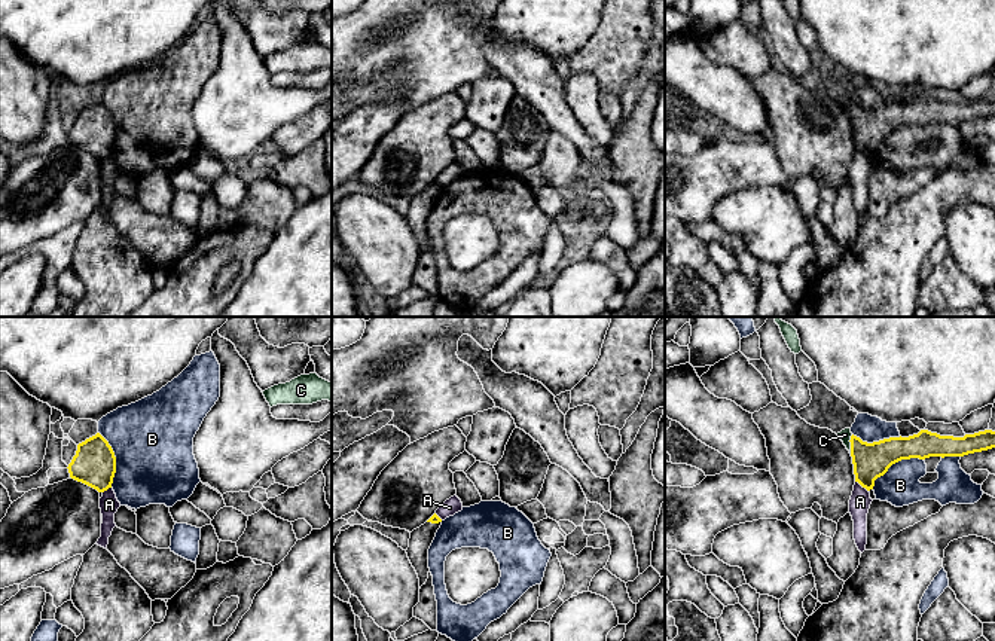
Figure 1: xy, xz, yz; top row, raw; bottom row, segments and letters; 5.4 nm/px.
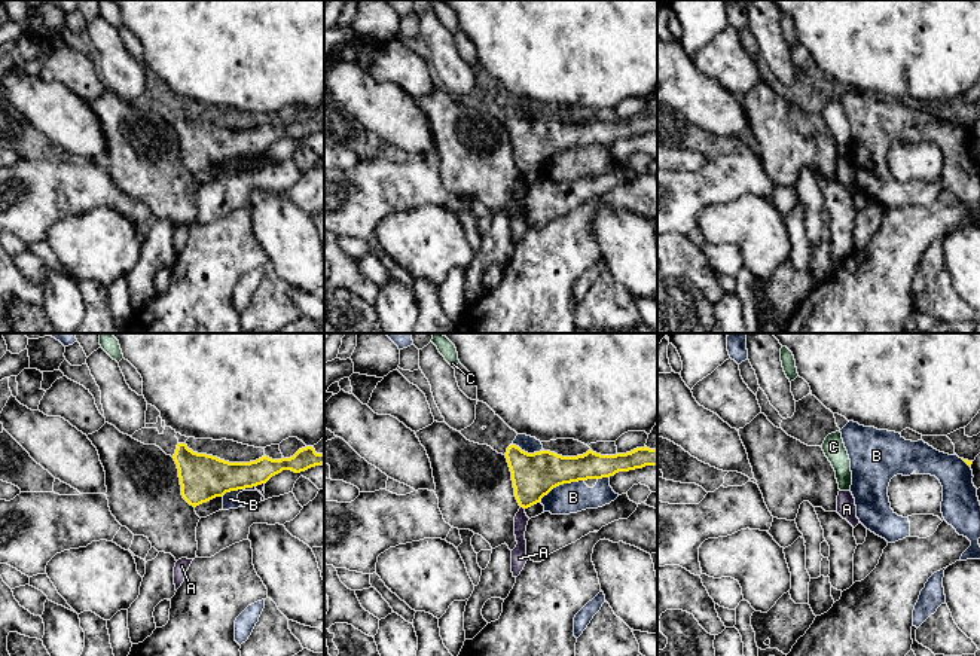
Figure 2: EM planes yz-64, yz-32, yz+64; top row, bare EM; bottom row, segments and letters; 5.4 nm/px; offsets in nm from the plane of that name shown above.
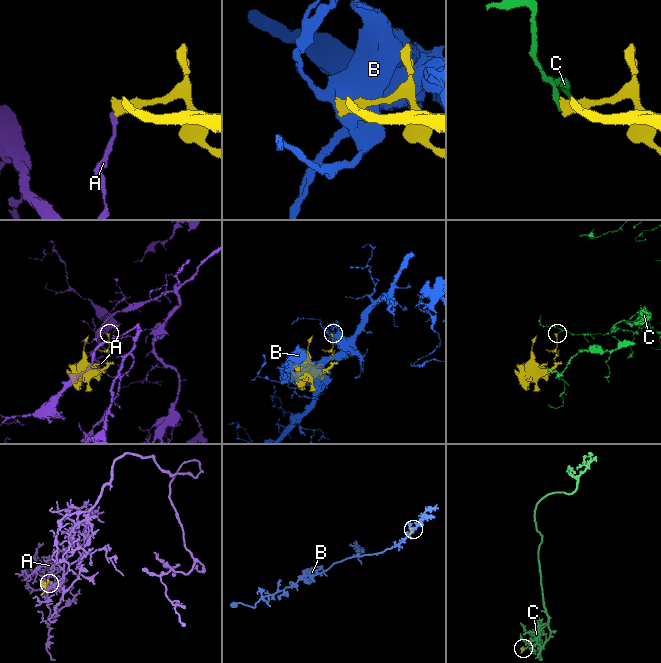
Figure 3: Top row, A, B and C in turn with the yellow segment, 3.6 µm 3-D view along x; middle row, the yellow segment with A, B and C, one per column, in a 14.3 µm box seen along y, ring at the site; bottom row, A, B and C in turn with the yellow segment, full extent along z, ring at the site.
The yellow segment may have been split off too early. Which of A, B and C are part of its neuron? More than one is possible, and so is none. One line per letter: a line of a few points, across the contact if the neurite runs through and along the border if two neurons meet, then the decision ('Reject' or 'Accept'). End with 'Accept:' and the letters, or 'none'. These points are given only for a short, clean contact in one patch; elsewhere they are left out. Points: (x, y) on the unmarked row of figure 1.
A: Line: yz (855, 147), (867, 158). Reject
B: Reject
C: Line: yz (852, 101), (849, 119). Reject
Accept: none

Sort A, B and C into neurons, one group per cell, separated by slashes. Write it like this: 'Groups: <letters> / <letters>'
Groups: A / B / C

